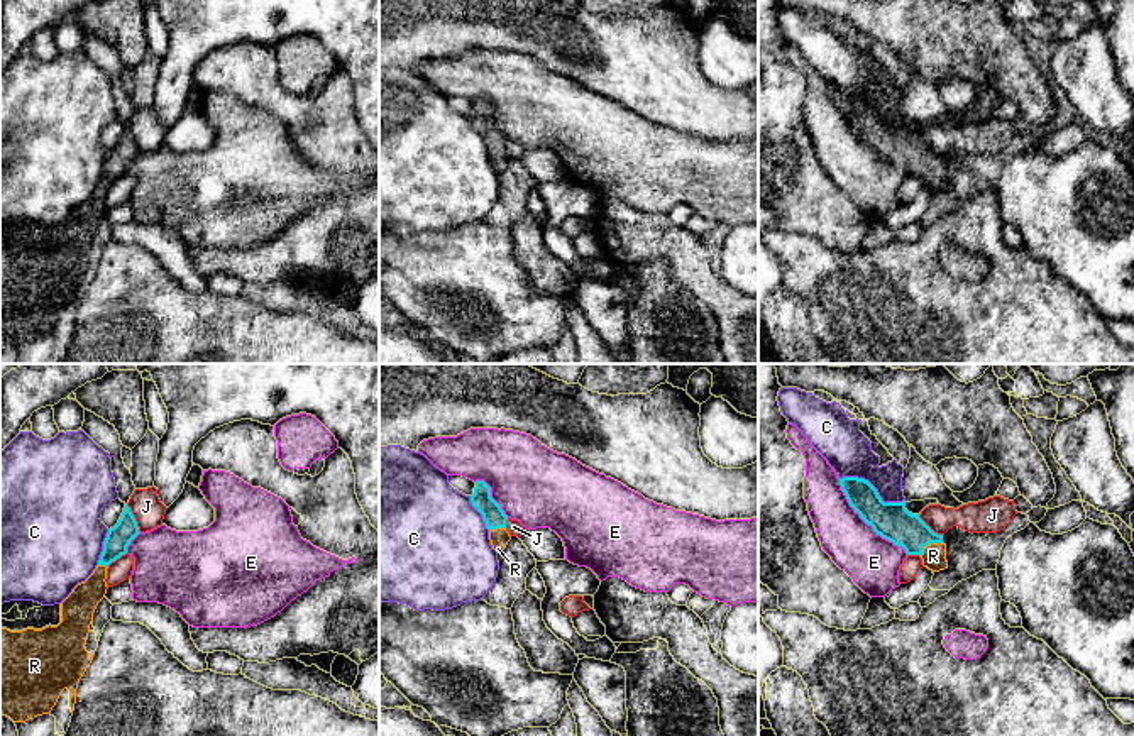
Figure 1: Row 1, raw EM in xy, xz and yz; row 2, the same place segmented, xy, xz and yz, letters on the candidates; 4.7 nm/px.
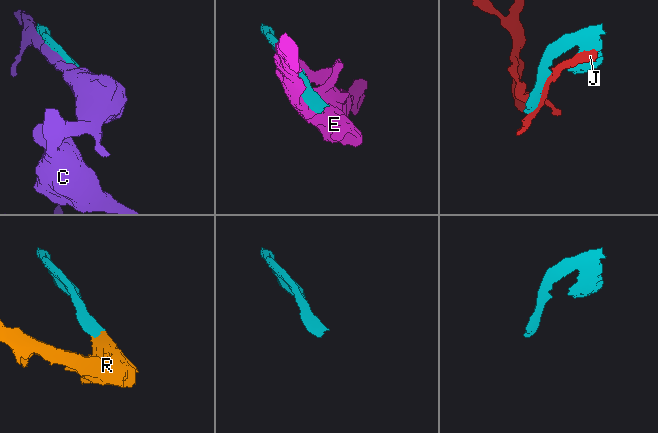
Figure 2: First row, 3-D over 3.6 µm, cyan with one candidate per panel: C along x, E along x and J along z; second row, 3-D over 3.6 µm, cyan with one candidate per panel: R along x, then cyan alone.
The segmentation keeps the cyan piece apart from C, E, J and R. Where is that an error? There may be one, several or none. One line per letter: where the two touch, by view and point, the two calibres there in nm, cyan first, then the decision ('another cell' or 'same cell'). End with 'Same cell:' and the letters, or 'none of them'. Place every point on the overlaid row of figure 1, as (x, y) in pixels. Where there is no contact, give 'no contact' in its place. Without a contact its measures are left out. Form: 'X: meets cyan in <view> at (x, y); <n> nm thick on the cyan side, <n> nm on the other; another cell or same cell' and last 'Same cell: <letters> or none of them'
C: meets cyan in yz at (874, 488); 180 nm thick on the cyan side, 220 nm on the other; another cell
E: meets cyan in yz at (865, 521); 180 nm thick on the cyan side, 260 nm on the other; another cell
J: meets cyan in xy at (134, 518); 120 nm thick on the cyan side, 150 nm on the other; another cell
R: meets cyan in yz at (928, 543); 180 nm thick on the cyan side, 110 nm on the other; same cell
Same cell: R

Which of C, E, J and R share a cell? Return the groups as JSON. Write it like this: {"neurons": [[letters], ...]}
{"neurons": [["C"], ["E"], ["J"], ["R"]]}

